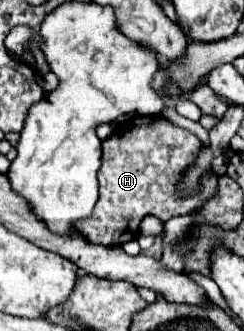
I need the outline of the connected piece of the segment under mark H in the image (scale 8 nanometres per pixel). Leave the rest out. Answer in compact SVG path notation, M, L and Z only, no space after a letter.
M137 116L119 126L123 128L117 128L107 140L103 140L103 164L97 172L99 200L95 210L85 222L77 222L77 228L87 234L91 242L105 246L137 238L139 222L147 214L169 220L193 212L215 194L217 186L217 176L211 172L201 178L201 190L191 198L177 198L173 192L183 170L193 162L201 148L201 140L189 130L173 126L157 116Z

